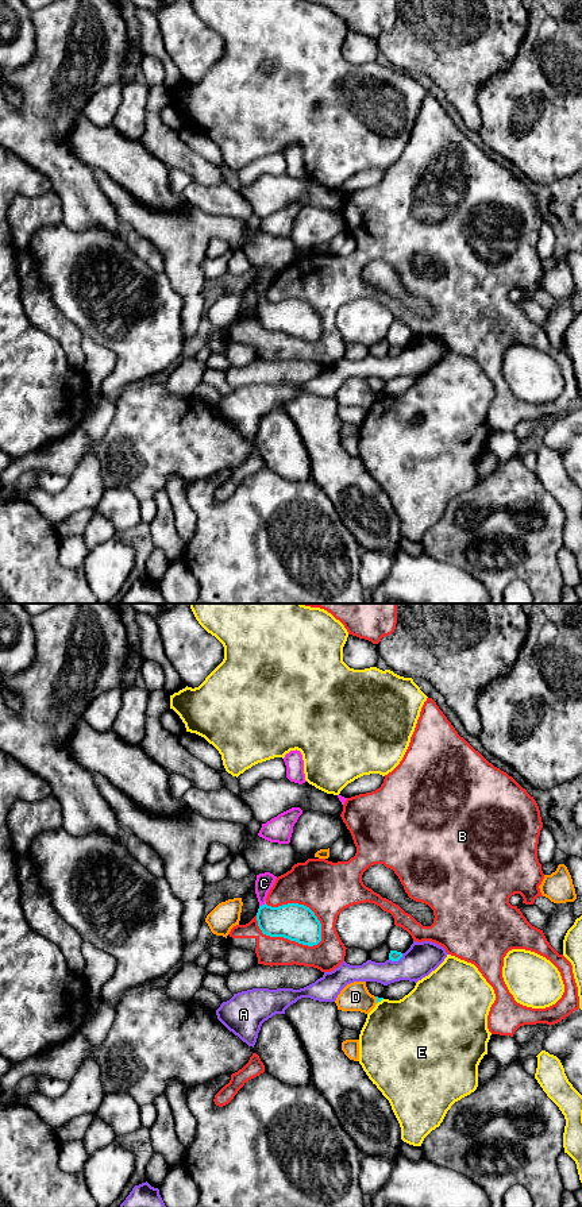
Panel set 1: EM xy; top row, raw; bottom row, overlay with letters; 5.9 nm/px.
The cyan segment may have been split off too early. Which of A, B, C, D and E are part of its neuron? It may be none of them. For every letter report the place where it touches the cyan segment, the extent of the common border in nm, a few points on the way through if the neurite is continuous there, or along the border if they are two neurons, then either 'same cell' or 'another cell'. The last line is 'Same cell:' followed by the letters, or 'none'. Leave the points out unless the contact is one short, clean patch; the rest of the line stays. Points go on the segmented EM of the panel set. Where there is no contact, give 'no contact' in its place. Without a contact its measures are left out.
A: meets cyan in xy at (396, 960); contact 100 nm long; another cell
B: meets cyan in xy at (284, 937); contact 420 nm long; another cell
C: meets cyan in xy at (262, 905); contact 50 nm long; runs through xy (296, 922), (278, 921), (262, 905), (263, 883); same cell
D: meets cyan in xy at (377, 999); contact 40 nm long; another cell
E: meets cyan in xy at (380, 1001); contact 50 nm long; another cell
Same cell: C

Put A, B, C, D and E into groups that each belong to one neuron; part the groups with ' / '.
A / B / C / D / E

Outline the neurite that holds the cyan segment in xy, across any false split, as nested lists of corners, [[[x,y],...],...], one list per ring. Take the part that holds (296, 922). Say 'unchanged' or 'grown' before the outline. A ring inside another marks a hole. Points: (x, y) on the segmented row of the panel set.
grown; [[[270,872],[257,875],[255,894],[259,902],[258,926],[263,934],[284,937],[302,945],[313,946],[321,941],[321,923],[315,913],[298,903],[278,907],[266,905],[266,898],[277,876]]]

